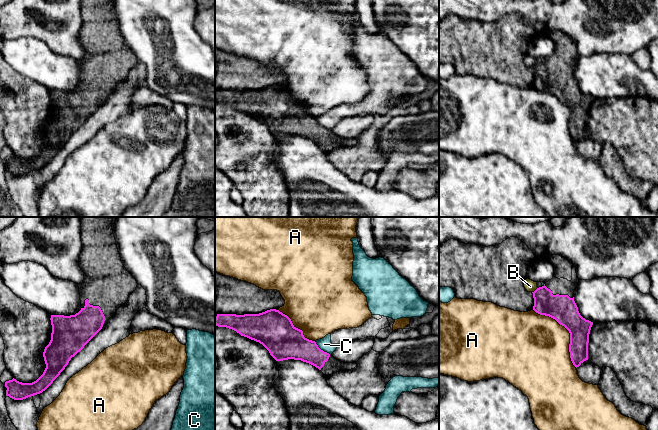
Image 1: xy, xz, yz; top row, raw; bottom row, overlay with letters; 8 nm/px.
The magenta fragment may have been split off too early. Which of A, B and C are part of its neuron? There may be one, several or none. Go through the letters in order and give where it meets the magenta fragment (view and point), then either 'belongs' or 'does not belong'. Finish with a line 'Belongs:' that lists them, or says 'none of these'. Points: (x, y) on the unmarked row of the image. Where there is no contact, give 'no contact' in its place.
A: yz (569, 108) | does not belong
B: yz (535, 66) | does not belong
C: xz (322, 126) | does not belong
Belongs: none of these

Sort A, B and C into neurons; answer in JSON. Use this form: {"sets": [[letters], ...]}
{"sets": [["A"], ["B"], ["C"]]}

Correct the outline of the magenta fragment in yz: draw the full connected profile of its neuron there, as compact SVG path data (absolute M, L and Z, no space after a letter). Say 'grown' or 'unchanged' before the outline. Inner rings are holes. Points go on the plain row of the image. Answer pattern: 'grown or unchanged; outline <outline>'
grown; outline M560 31L549 35L554 43L554 52L533 69L533 86L555 95L570 109L569 128L577 144L588 136L589 110L593 98L583 94L574 77L574 67L579 55L576 42Z

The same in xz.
grown; outline M276 85L259 90L217 90L215 101L259 118L276 137L301 136L318 144L326 153L357 142L356 138L341 138L321 126L315 117L304 113L287 91Z

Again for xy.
grown; outline M81 0L81 17L79 42L84 48L84 56L78 60L81 86L70 92L51 91L51 116L43 128L46 144L32 159L22 159L14 154L6 157L6 172L14 176L23 176L45 167L65 145L71 134L107 100L116 86L124 82L129 71L136 66L138 59L121 37L112 0Z

